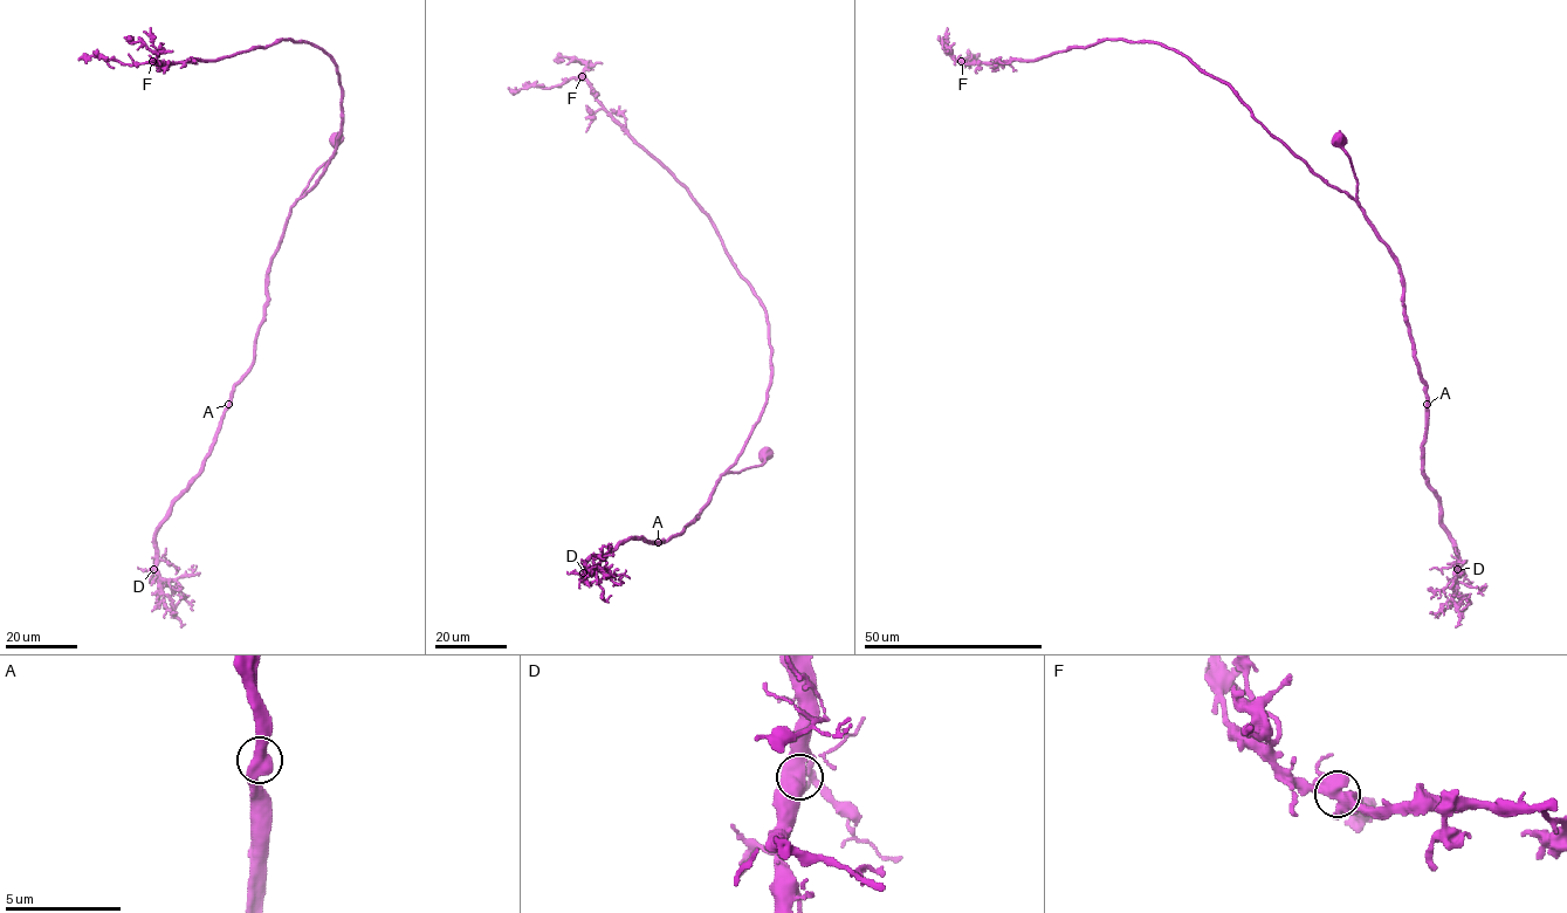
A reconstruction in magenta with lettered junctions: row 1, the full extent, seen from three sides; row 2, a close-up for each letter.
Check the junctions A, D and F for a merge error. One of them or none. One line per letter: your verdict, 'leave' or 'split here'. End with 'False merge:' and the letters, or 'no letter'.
A: leave
D: leave
F: leave
False merge: no letter

